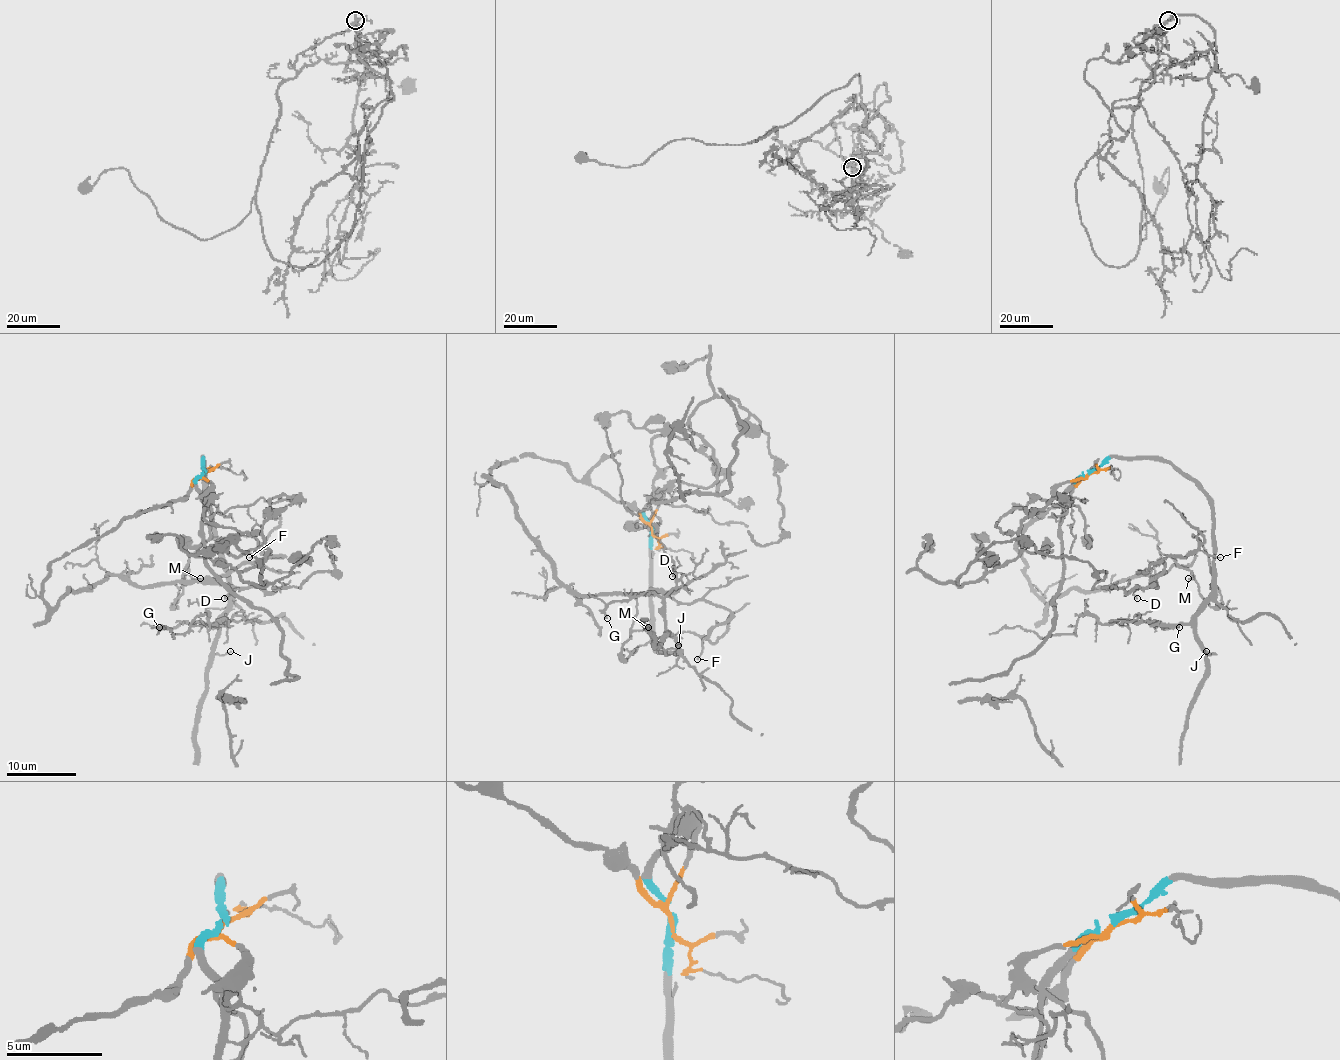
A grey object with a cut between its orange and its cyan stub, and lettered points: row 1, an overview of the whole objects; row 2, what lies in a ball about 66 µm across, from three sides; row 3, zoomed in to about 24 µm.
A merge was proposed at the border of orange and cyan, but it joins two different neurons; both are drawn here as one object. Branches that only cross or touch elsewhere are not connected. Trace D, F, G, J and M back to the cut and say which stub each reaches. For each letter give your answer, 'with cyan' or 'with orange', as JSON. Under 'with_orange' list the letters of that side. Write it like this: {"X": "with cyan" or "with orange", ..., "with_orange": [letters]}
{"D": "with orange", "F": "with orange", "G": "with cyan", "J": "with cyan", "M": "with orange", "with_orange": ["D", "F", "M"]}

